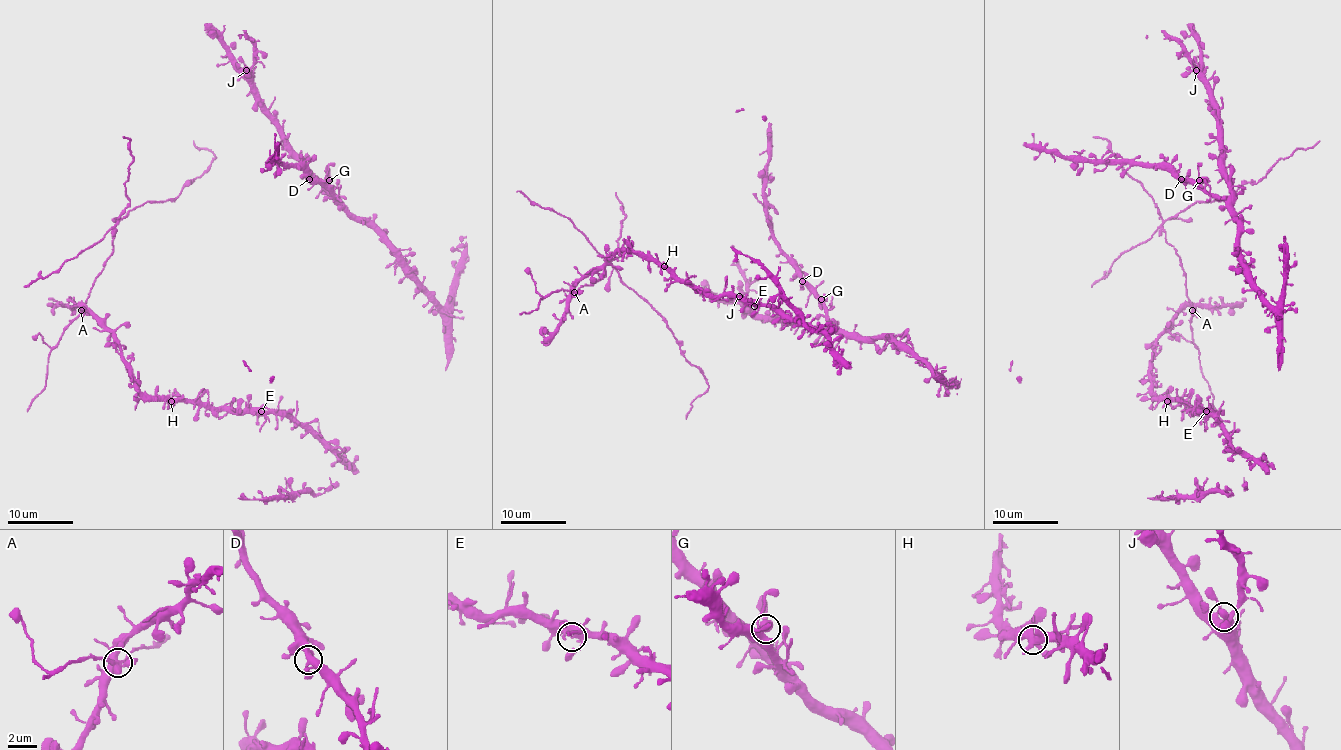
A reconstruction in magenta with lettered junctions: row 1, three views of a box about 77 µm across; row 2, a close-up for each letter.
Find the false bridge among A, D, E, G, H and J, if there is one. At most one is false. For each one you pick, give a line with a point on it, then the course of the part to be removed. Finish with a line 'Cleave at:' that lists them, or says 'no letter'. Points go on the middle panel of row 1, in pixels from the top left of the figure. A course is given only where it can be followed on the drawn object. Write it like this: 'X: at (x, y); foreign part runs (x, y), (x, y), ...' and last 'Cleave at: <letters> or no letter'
A: at (574, 292); foreign part runs (574, 292), (604, 276), (609, 263), (663, 319), (680, 352), (708, 380), (686, 419)
Cleave at: A

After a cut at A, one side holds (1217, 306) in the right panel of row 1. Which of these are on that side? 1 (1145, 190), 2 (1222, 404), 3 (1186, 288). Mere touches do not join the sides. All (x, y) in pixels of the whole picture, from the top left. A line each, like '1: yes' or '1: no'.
1: no
2: yes
3: no

